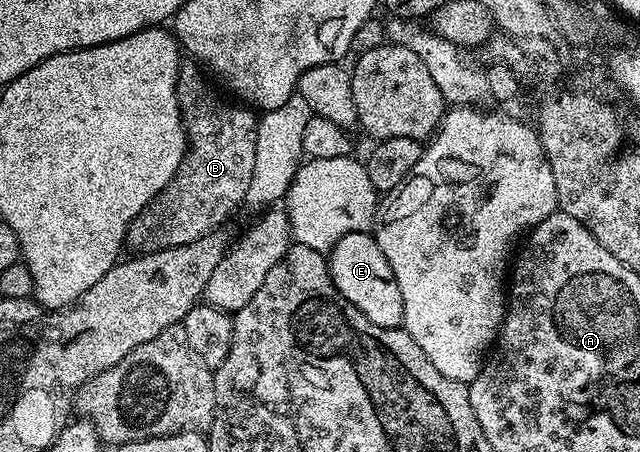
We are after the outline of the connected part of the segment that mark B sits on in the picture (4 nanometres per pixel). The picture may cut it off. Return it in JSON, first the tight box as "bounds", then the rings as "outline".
{"bounds":[125,62,259,252],"outline":[[[182,62],[177,78],[177,100],[187,136],[185,160],[173,180],[134,219],[125,234],[126,244],[130,248],[133,246],[134,252],[144,252],[150,244],[161,249],[187,245],[218,230],[221,222],[245,203],[251,173],[255,173],[255,137],[259,119],[248,106],[217,99],[216,93],[205,84],[204,77],[196,62]]]}

